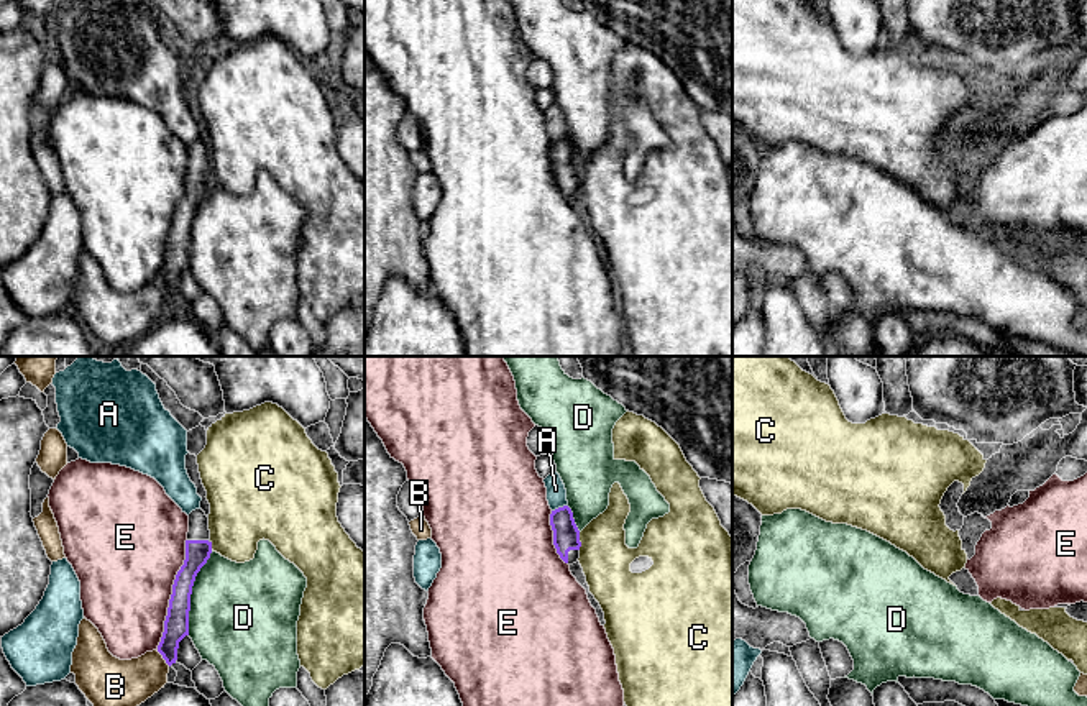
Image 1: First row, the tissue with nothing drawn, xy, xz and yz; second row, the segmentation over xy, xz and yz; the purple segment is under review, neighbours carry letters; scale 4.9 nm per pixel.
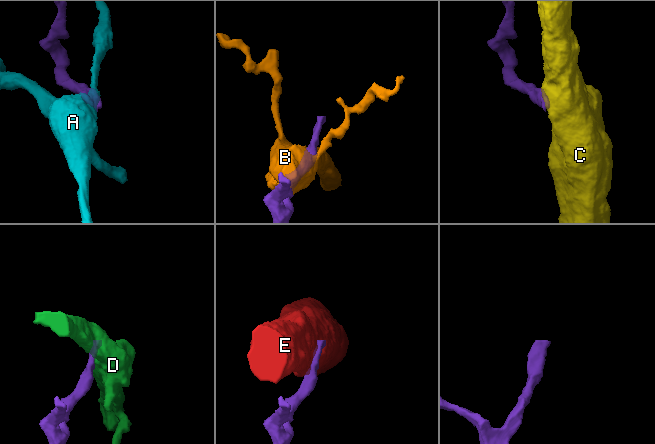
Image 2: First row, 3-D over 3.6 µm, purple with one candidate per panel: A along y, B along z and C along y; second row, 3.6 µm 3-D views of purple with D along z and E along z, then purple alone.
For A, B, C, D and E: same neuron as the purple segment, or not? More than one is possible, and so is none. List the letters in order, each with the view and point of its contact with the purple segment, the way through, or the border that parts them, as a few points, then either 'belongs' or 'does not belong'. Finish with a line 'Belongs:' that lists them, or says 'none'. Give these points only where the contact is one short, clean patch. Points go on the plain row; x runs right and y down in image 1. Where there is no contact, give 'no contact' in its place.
A: xz (559, 140) | along xz (567, 137), (552, 143) | does not belong
B: xy (163, 289) | does not belong
C: xz (578, 173) | does not belong
D: xy (191, 225) | does not belong
E: xy (171, 227) | does not belong
Belongs: none

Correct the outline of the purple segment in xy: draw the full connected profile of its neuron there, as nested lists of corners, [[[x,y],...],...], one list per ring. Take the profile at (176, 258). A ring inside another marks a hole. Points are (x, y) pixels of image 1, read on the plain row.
[[[202,141],[189,146],[189,164],[186,172],[186,192],[176,207],[169,232],[164,264],[158,284],[171,299],[177,292],[179,274],[189,268],[190,227],[197,205],[212,186],[209,149]]]

